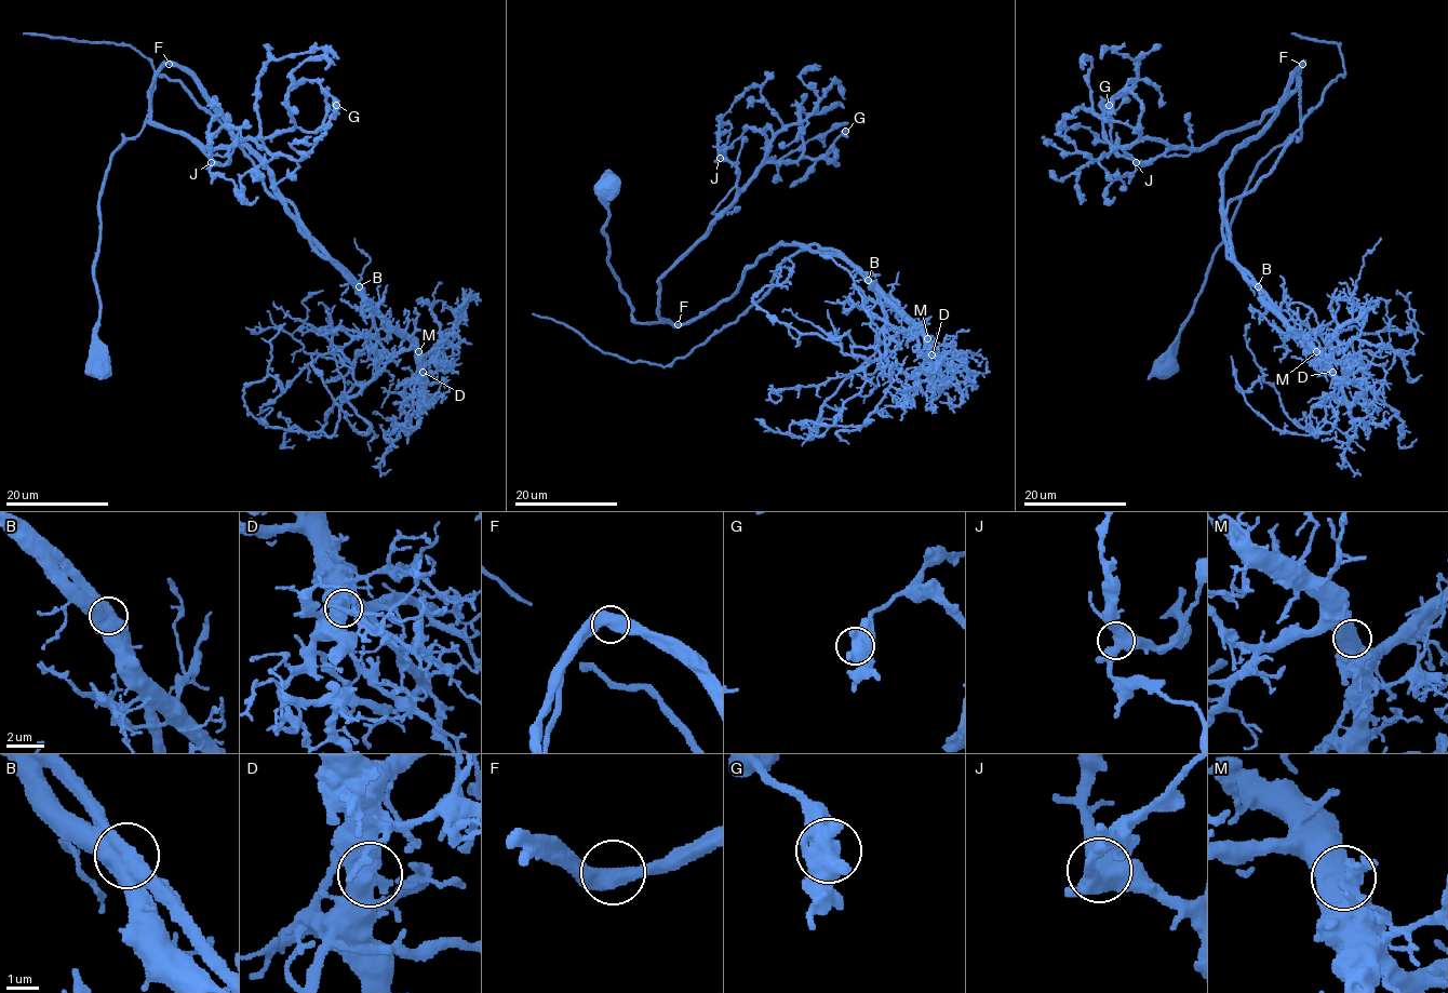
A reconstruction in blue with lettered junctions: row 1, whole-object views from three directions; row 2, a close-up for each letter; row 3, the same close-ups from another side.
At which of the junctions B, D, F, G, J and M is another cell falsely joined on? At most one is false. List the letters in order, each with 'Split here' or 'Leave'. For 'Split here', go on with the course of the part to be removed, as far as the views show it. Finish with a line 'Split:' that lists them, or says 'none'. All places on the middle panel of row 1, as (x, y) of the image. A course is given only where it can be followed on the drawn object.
B: Split here. Course of the part to remove: (869, 281), (830, 249), (806, 245), (783, 262), (749, 309), (665, 366), (629, 363), (533, 313)
D: Leave
F: Leave
G: Leave
J: Leave
M: Leave
Split: B

